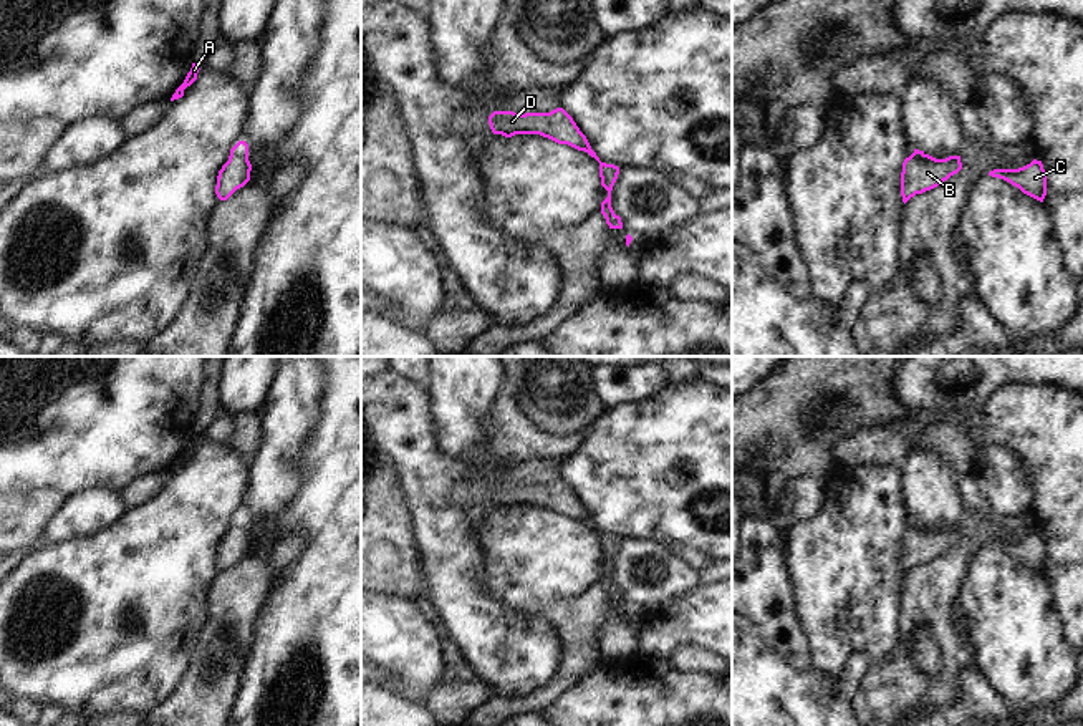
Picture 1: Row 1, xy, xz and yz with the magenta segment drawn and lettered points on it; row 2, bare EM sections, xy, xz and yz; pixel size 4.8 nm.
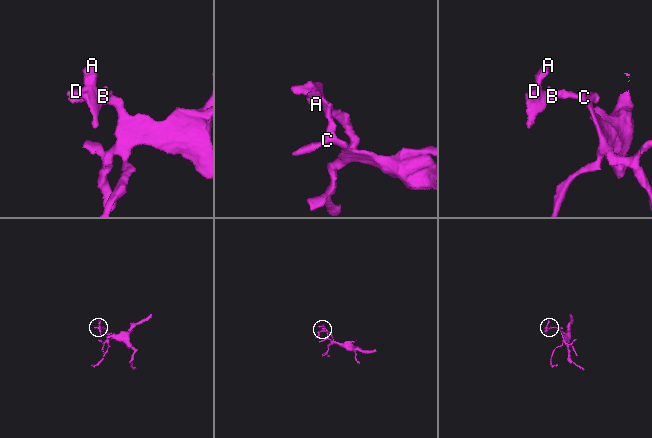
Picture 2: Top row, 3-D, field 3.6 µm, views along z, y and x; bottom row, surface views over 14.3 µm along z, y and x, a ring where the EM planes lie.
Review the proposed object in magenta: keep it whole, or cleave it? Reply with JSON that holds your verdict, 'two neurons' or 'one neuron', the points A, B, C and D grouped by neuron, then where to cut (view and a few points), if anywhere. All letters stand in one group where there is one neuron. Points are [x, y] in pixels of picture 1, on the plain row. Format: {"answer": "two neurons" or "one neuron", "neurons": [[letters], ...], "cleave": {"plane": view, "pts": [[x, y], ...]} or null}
{"answer": "one neuron", "neurons": [["A", "B", "C", "D"]], "cleave": null}

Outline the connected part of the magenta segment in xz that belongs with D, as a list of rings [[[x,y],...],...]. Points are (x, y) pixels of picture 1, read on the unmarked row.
[[[556,479],[550,484],[525,484],[493,482],[489,487],[489,496],[493,506],[512,509],[515,506],[540,506],[558,515],[568,515],[578,522],[588,524],[599,534],[601,557],[608,562],[608,569],[601,574],[601,585],[609,600],[623,600],[621,588],[611,578],[611,562],[618,550],[619,539],[601,534],[591,520],[586,507],[580,502],[573,489],[563,481]]]

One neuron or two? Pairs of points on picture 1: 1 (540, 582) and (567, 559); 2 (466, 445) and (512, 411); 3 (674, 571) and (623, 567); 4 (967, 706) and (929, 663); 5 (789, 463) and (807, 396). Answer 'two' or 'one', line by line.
1: one
2: two
3: one
4: two
5: one

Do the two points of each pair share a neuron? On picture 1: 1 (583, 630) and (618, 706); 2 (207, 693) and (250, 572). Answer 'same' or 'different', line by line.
1: different
2: same

